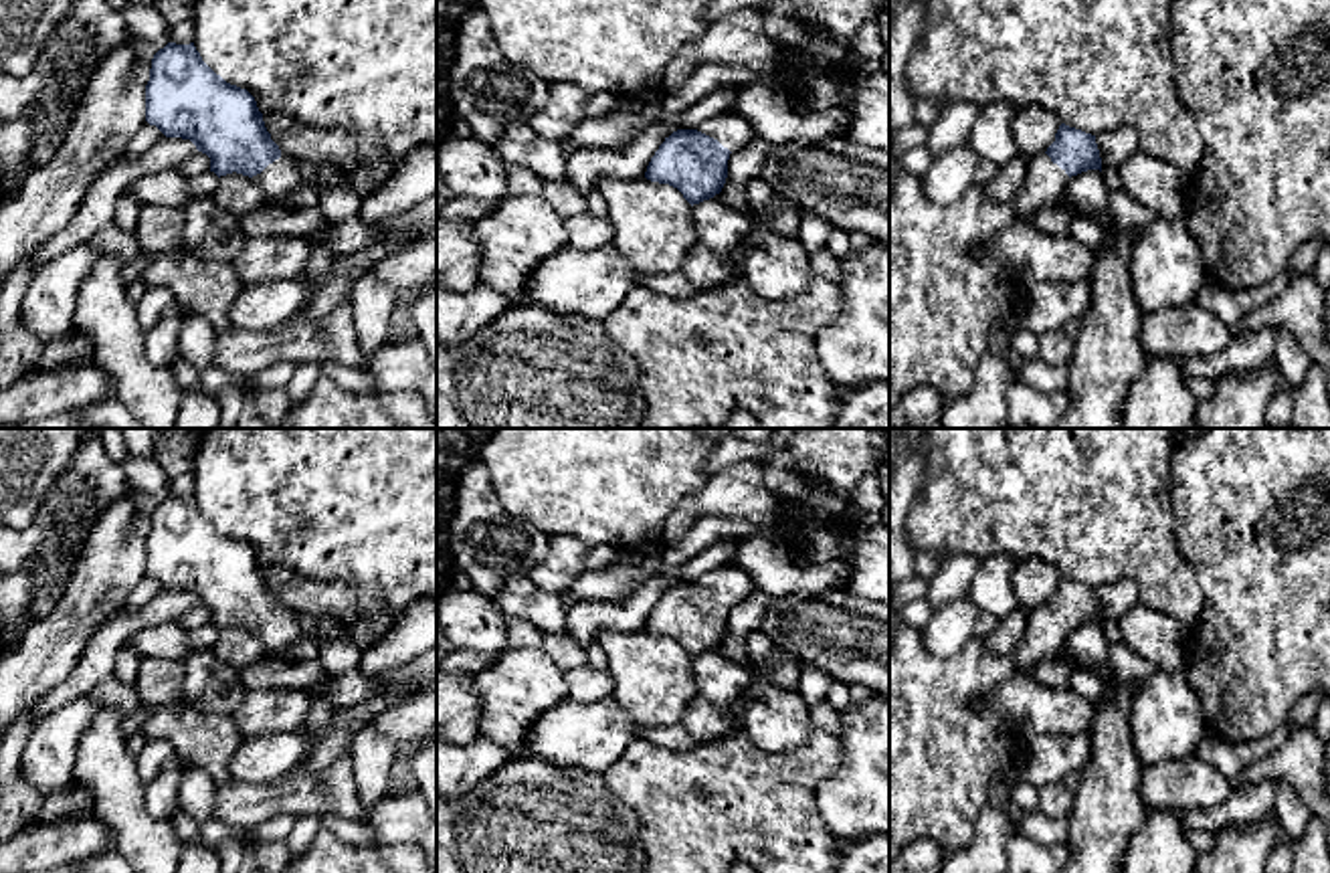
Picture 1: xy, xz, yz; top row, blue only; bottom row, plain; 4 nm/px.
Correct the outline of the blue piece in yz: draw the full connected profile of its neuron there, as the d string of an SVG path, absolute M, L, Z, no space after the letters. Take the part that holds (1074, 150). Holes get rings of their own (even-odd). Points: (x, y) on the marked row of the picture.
M1061 123L1055 141L1029 158L1025 184L1011 200L1015 216L1023 220L1057 204L1069 178L1087 170L1102 172L1096 135Z

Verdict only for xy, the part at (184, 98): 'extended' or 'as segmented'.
extended

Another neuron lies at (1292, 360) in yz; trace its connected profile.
M1281 327L1275 335L1273 362L1284 376L1286 388L1298 386L1314 366L1300 342Z

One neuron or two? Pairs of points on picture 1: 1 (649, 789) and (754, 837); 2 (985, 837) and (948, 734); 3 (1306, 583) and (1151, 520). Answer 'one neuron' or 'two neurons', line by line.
1: one neuron
2: two neurons
3: two neurons

